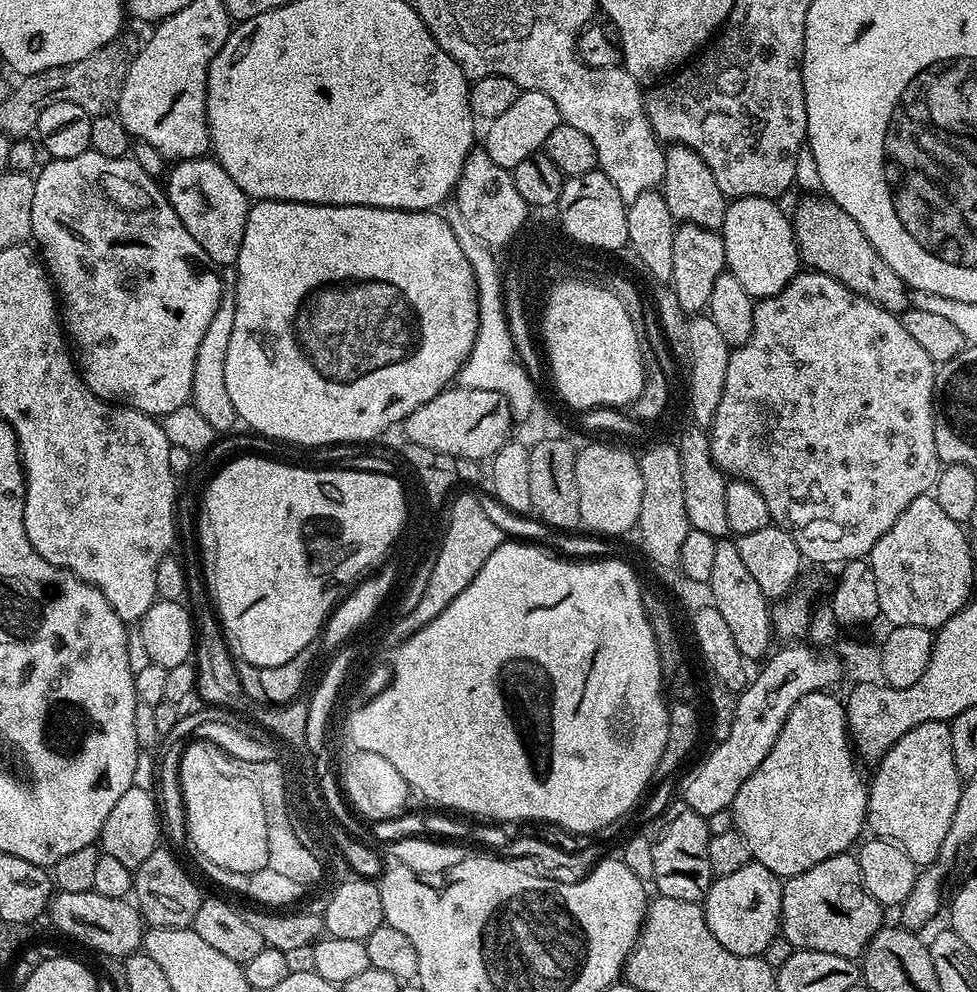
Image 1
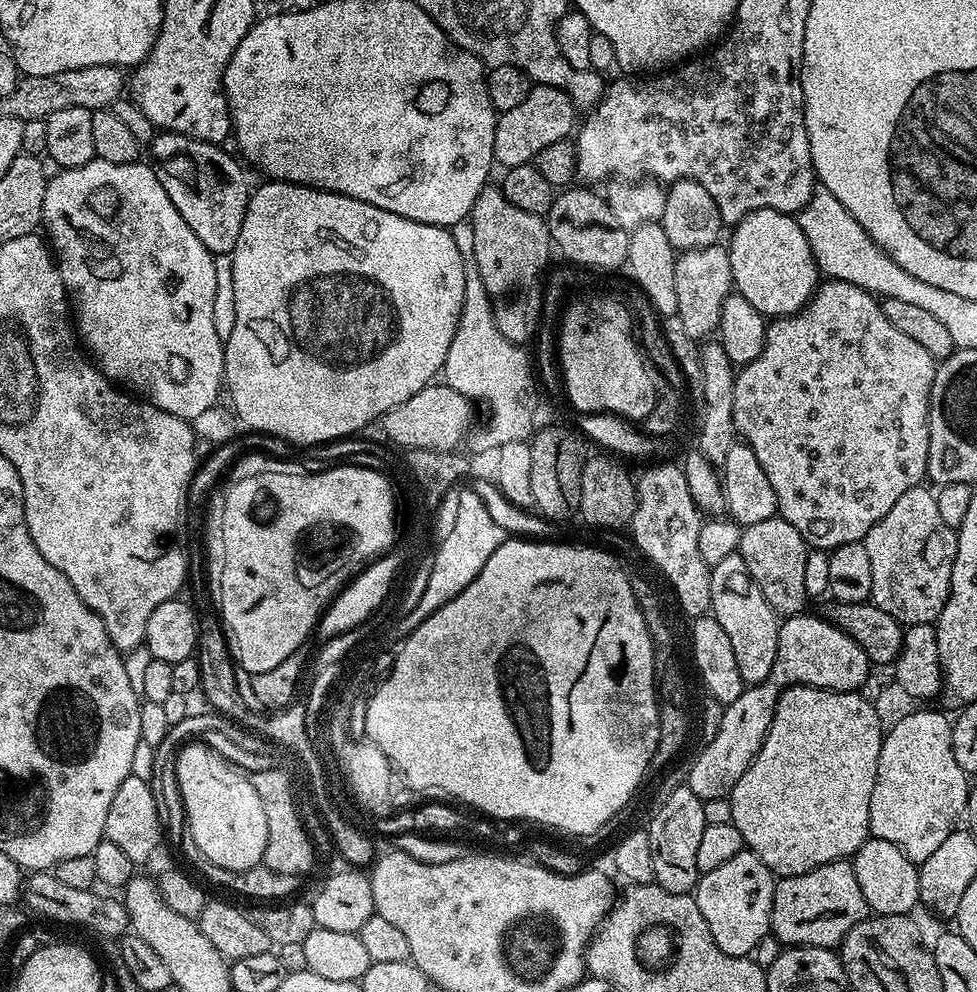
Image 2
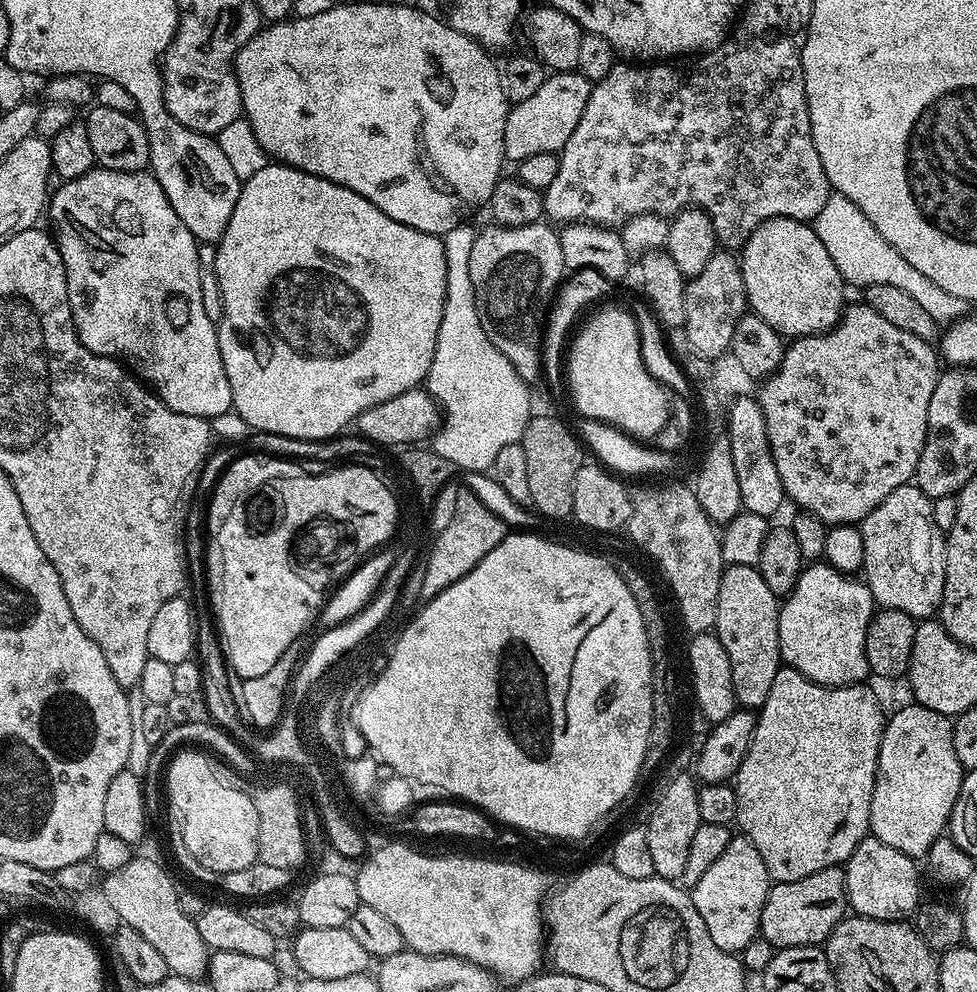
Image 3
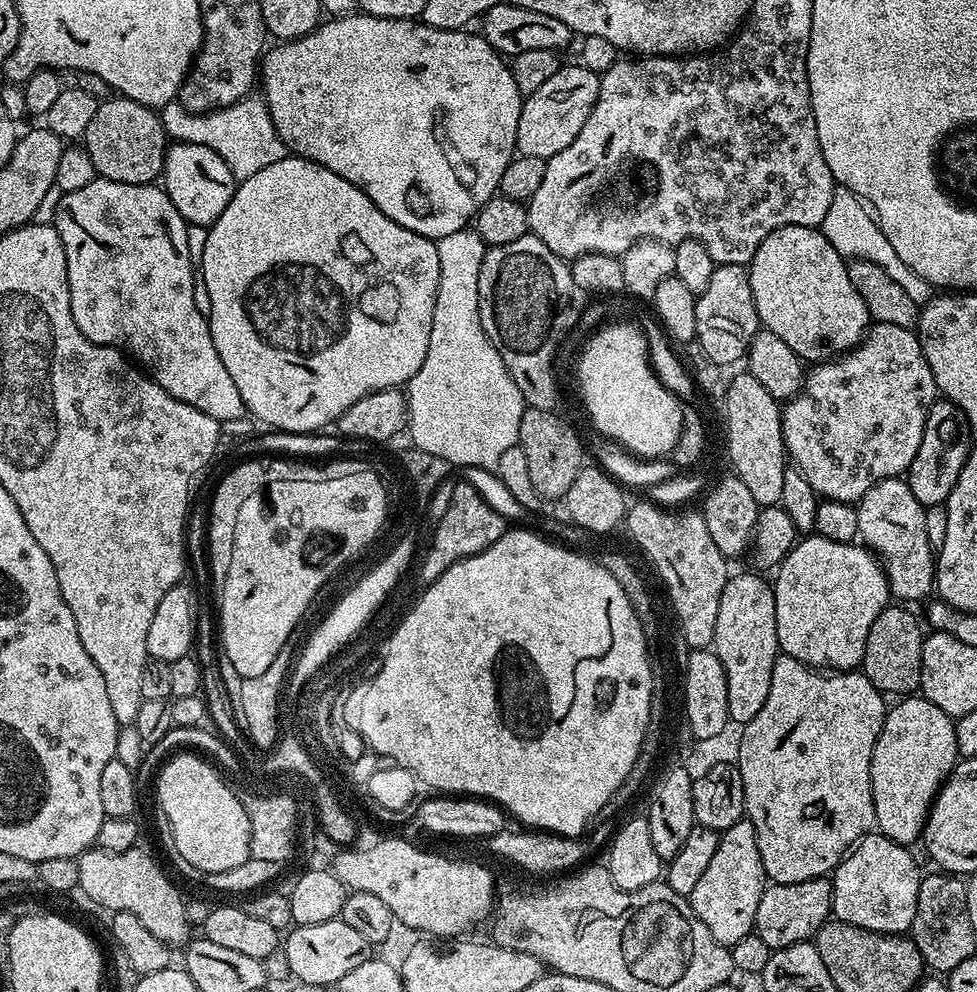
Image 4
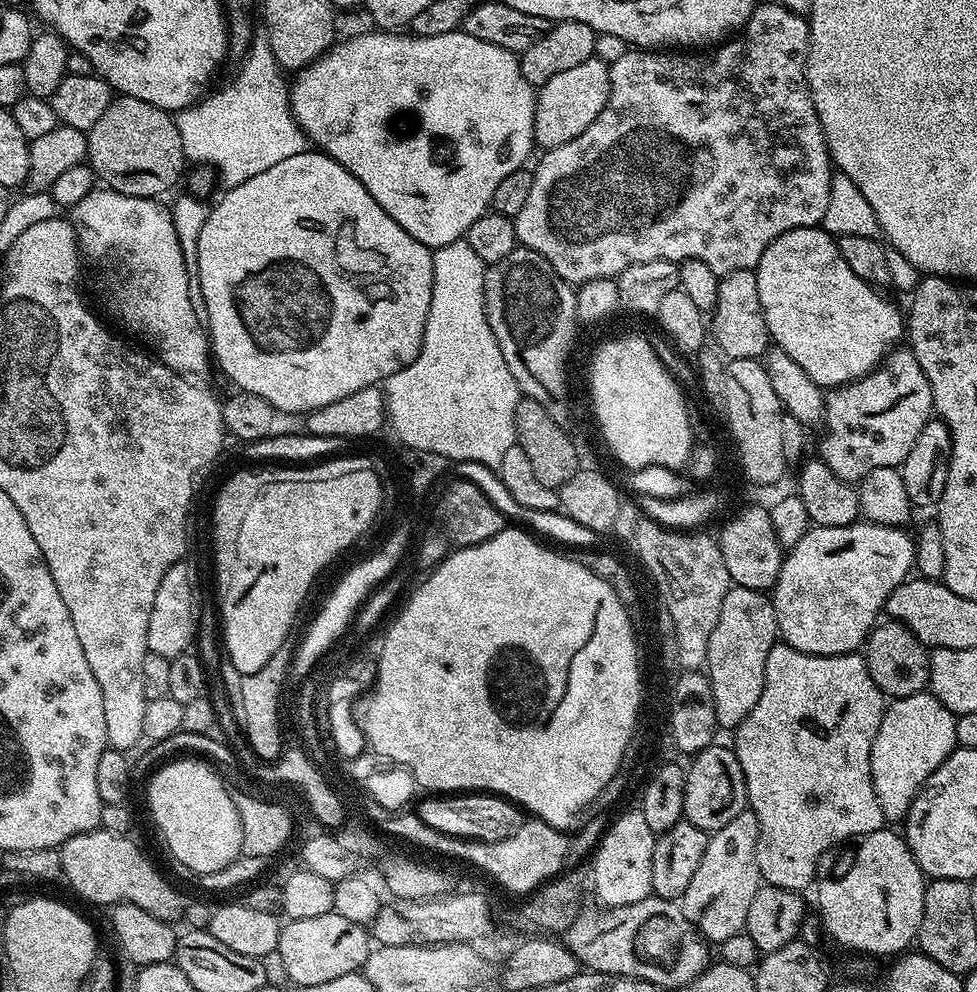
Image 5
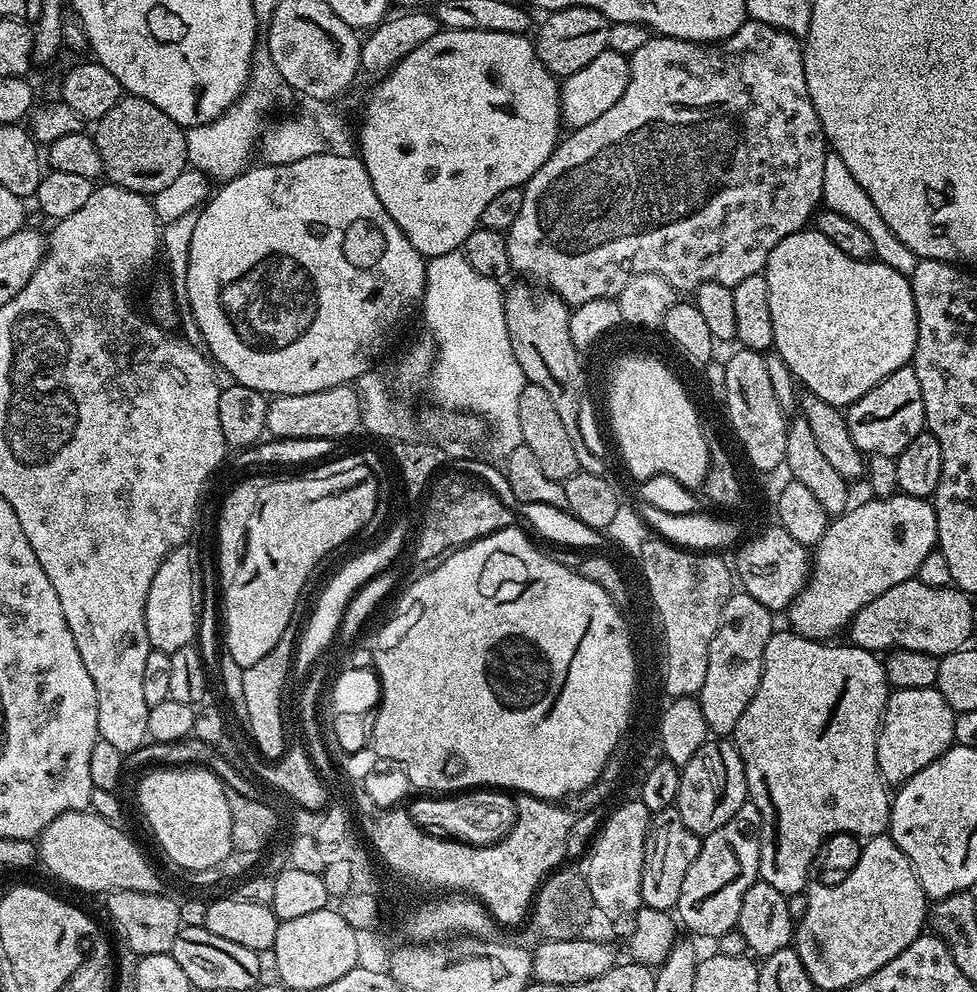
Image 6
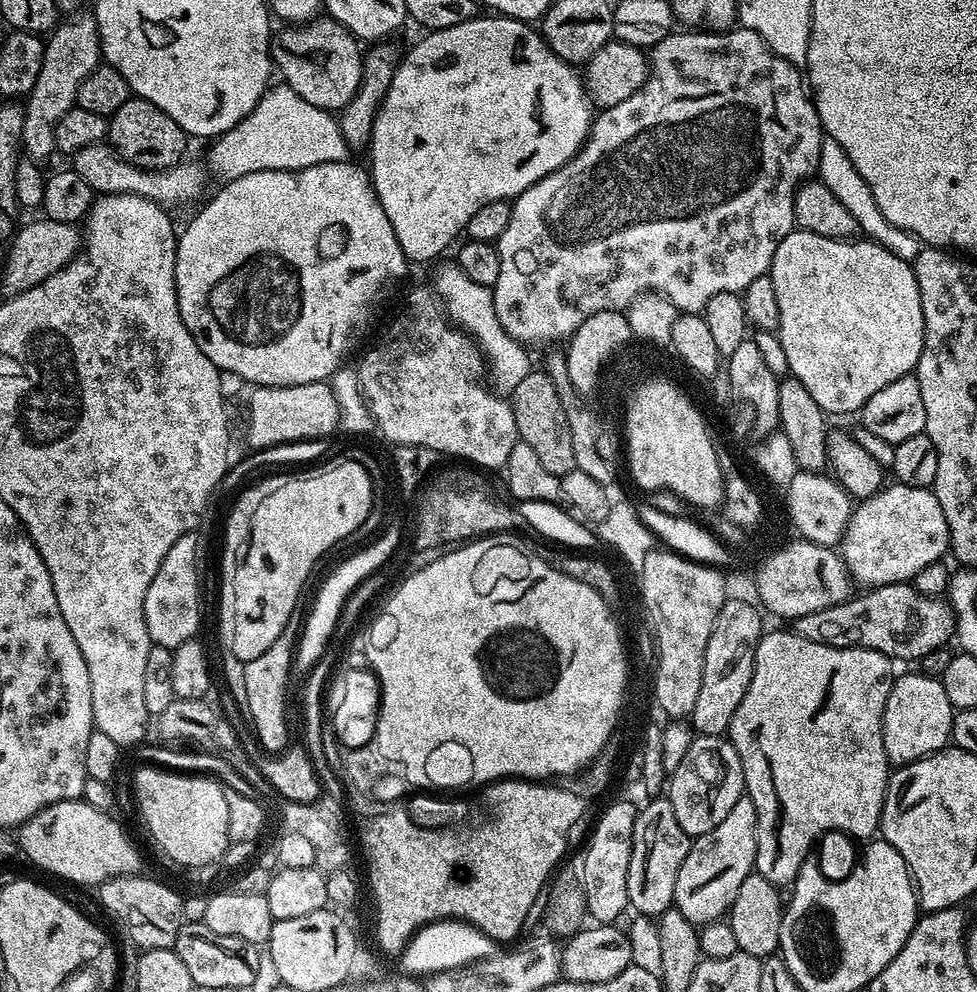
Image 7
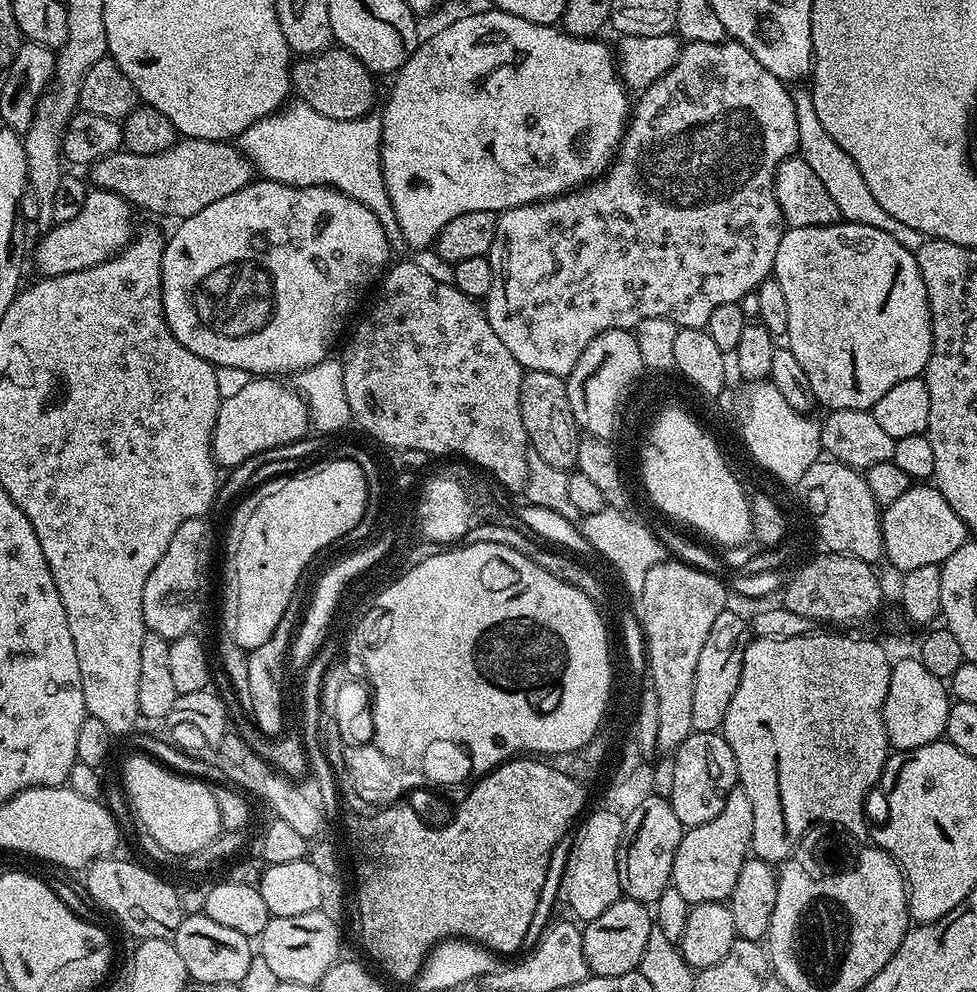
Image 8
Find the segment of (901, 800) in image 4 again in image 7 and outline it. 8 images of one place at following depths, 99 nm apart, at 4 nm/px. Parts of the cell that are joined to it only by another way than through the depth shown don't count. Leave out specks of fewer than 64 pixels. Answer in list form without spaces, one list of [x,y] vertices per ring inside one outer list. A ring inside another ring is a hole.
[[[913,670],[909,676],[897,675],[892,682],[892,689],[886,698],[884,707],[884,745],[888,755],[888,763],[892,766],[913,764],[924,756],[932,756],[949,747],[952,739],[952,713],[954,709],[950,698],[946,698],[943,683],[937,677],[925,676],[919,670]]]

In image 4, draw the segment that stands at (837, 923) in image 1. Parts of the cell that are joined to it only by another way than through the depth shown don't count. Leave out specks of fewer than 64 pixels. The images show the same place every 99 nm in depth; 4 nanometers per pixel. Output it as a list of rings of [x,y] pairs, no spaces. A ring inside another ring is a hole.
[[[828,878],[807,880],[797,884],[774,884],[769,883],[765,887],[762,898],[758,902],[758,914],[756,915],[755,935],[766,942],[766,946],[772,949],[785,948],[791,944],[808,942],[815,937],[820,927],[830,920],[832,910],[832,881]]]

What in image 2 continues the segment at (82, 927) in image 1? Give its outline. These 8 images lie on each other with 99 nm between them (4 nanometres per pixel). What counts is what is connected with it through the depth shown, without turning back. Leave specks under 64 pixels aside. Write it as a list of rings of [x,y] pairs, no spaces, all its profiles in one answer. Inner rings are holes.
[[[36,870],[27,877],[22,889],[23,903],[28,903],[40,916],[48,920],[57,920],[60,924],[81,924],[92,932],[97,932],[100,938],[120,938],[129,931],[128,911],[124,909],[119,899],[103,900],[92,890],[74,890],[58,878],[54,878],[51,871]]]

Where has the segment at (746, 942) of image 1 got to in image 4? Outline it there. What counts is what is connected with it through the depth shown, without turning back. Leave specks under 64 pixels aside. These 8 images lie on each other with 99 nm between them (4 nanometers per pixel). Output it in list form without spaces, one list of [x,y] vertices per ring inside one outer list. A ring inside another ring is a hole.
[[[742,818],[734,826],[720,832],[718,850],[710,861],[710,866],[702,873],[698,886],[694,886],[690,903],[694,914],[714,934],[719,944],[731,946],[742,938],[753,935],[758,914],[758,902],[766,887],[766,877],[762,866],[762,854],[758,854],[758,838],[754,826]]]

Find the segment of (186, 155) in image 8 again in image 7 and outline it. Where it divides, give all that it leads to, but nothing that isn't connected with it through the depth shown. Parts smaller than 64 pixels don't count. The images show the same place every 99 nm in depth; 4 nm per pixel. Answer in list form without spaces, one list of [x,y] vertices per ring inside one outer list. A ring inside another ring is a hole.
[[[107,142],[86,146],[74,153],[71,160],[71,167],[84,179],[86,186],[92,188],[93,193],[100,196],[113,196],[114,194],[130,194],[133,192],[142,198],[153,200],[161,206],[184,204],[190,200],[198,199],[206,180],[205,165],[203,163],[201,163],[202,165],[195,164],[191,158],[162,170],[135,168],[133,164],[121,158],[113,150],[111,144]]]

